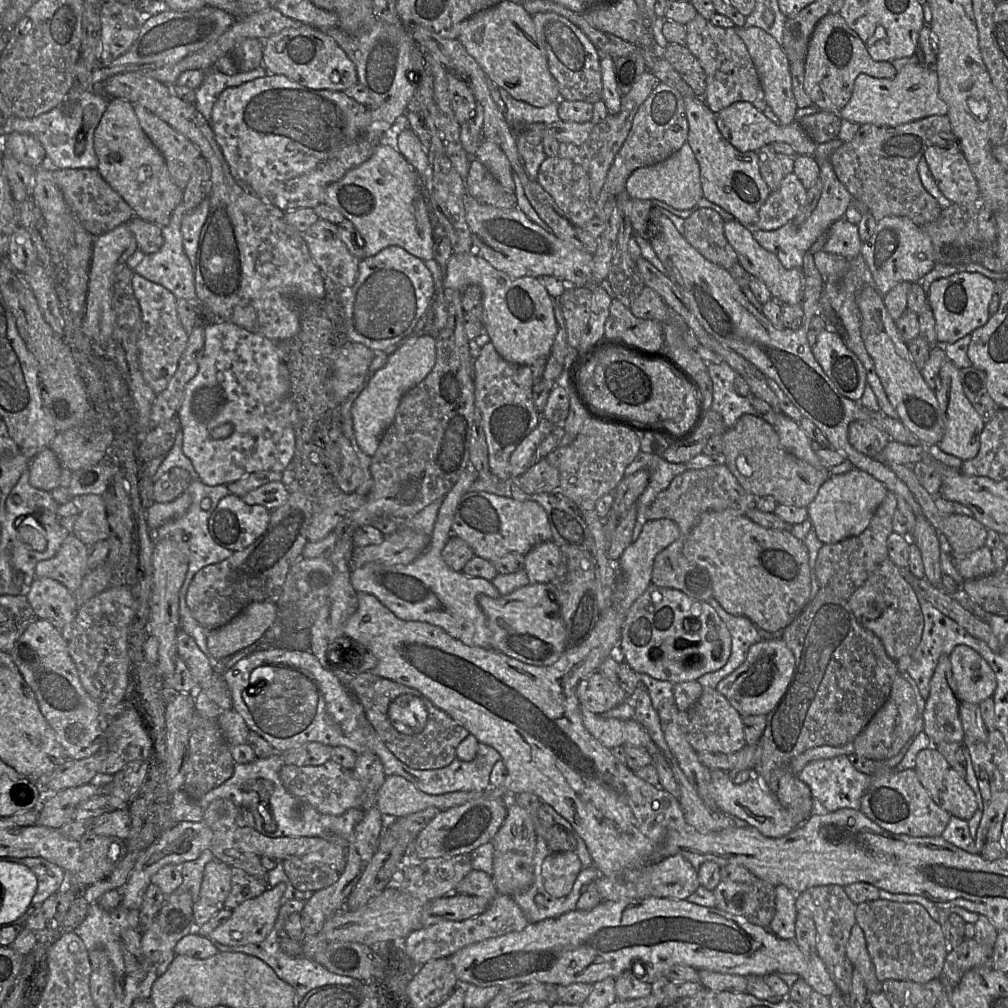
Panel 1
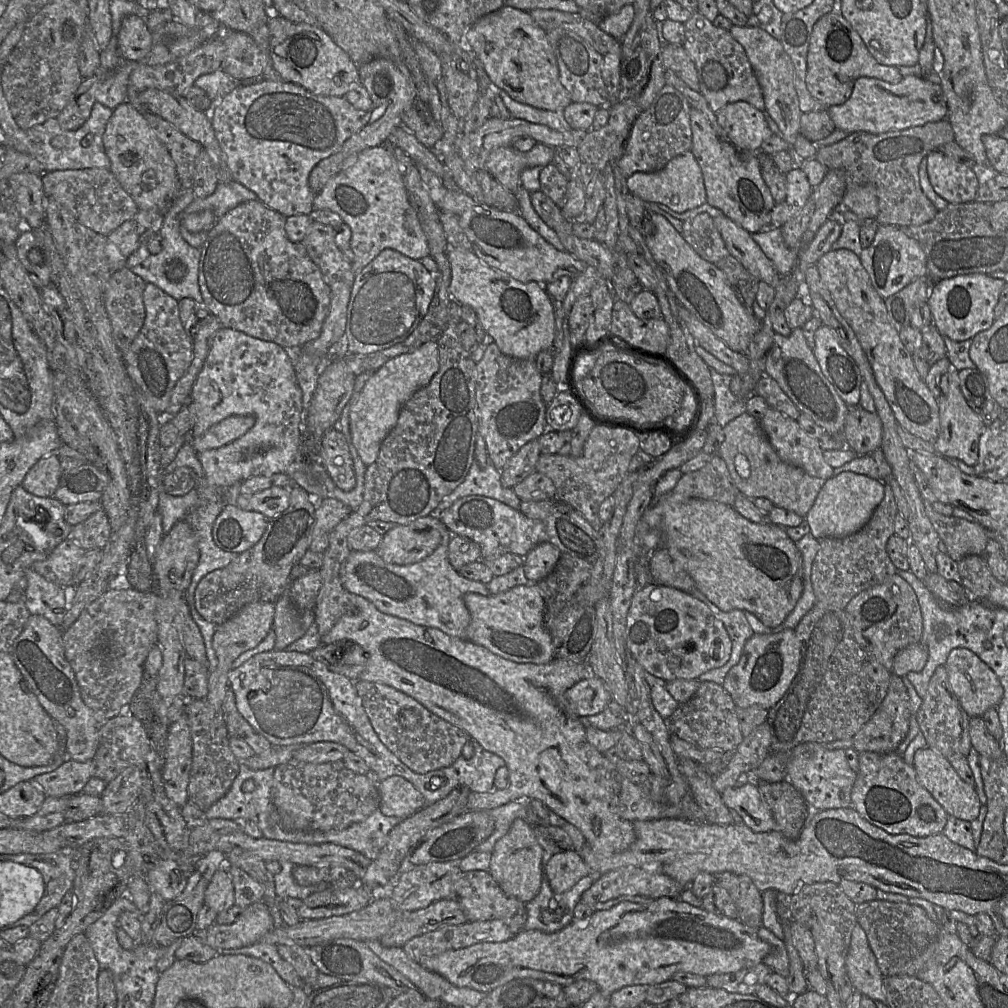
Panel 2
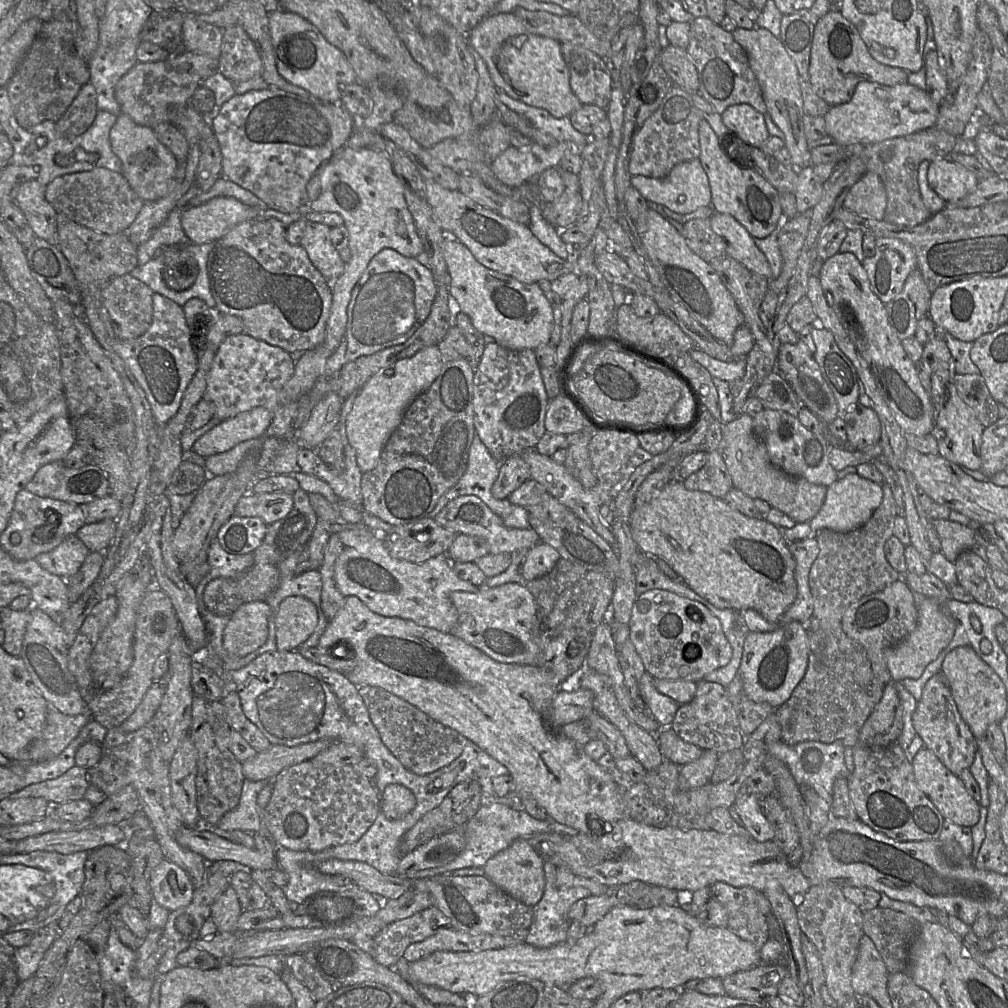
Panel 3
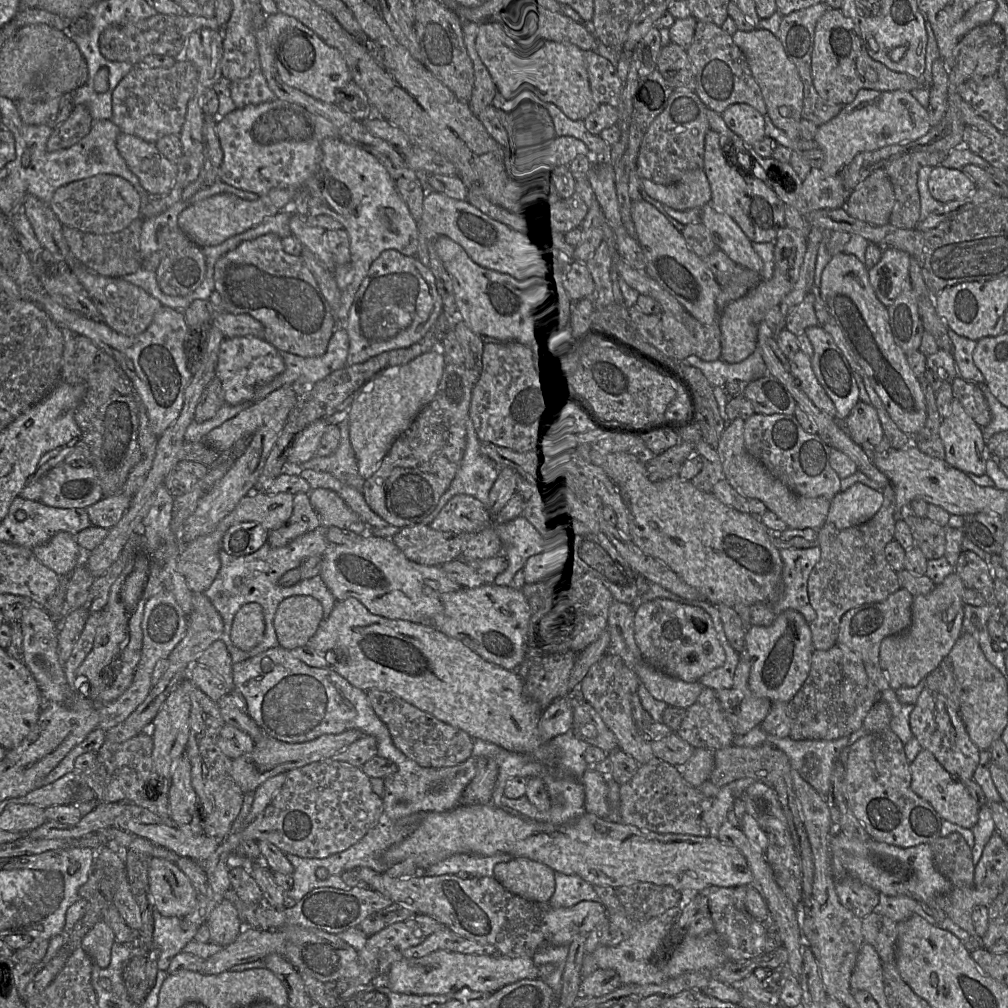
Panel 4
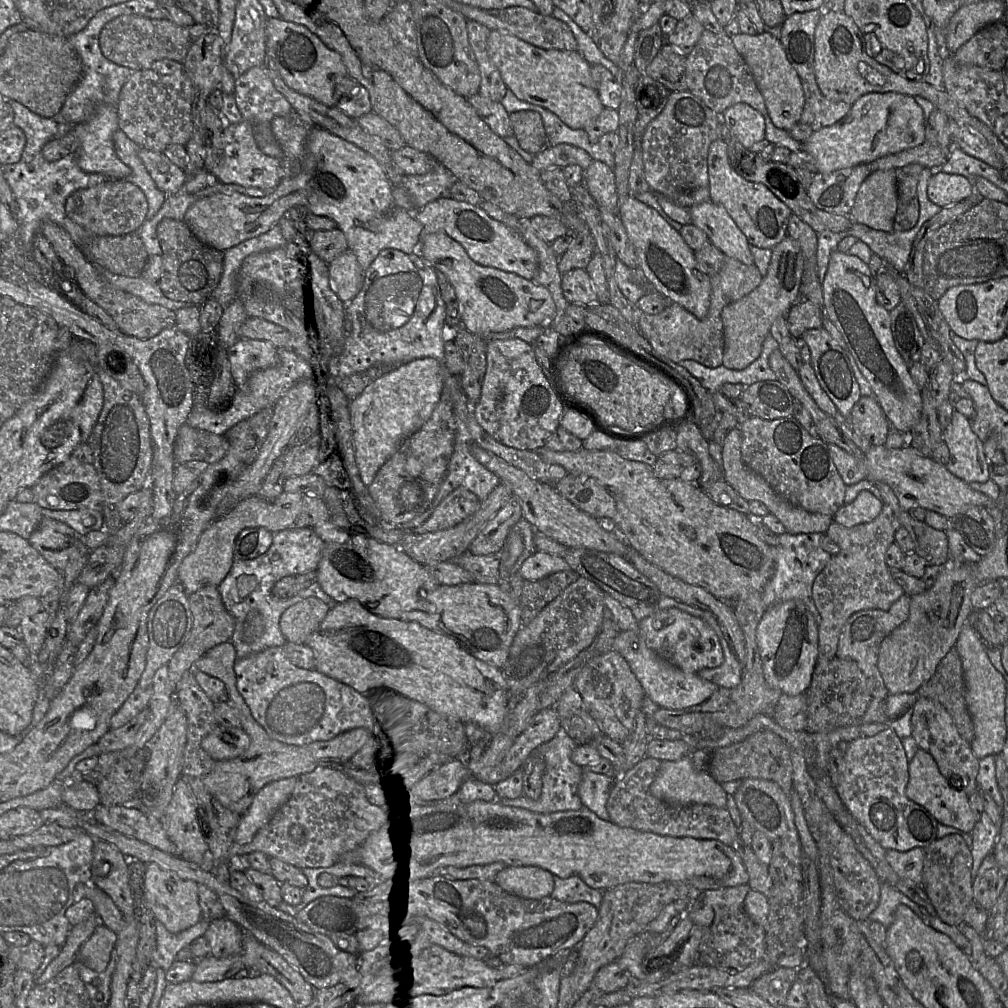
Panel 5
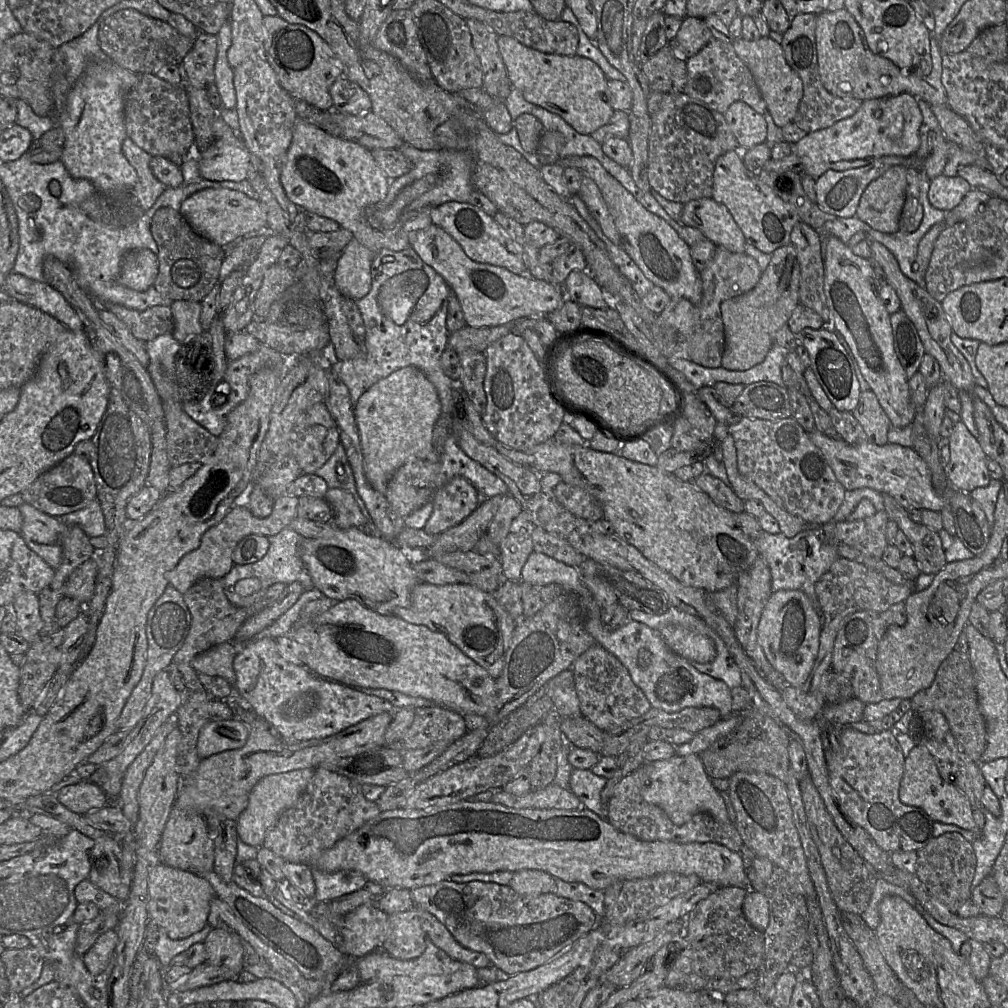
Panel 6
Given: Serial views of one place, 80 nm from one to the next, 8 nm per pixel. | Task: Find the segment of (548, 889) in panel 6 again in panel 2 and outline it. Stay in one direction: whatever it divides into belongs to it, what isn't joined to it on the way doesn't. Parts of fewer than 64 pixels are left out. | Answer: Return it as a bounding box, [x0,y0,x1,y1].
[488,819,543,903]

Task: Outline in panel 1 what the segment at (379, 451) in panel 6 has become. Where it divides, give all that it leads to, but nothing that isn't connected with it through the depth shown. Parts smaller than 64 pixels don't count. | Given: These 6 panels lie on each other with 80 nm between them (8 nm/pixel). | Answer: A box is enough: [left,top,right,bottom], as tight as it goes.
[352,335,436,456]

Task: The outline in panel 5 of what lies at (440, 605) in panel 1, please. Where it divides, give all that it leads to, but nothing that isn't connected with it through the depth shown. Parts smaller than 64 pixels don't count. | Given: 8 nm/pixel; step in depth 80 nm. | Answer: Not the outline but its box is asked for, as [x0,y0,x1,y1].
[316,533,435,619]

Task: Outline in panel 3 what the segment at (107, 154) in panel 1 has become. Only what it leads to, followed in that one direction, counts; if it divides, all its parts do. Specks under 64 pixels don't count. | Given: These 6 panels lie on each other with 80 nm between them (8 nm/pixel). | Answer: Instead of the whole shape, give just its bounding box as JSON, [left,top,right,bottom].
[109,113,179,202]

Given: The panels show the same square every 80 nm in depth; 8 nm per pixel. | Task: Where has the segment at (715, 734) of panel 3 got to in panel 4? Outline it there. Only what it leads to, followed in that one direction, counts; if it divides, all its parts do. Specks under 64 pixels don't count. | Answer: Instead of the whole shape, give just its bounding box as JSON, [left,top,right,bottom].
[675,687,734,750]

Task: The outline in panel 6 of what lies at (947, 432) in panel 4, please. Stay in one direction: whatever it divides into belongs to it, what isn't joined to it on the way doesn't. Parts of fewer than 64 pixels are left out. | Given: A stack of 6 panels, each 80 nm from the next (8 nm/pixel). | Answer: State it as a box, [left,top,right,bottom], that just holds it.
[944,421,992,493]

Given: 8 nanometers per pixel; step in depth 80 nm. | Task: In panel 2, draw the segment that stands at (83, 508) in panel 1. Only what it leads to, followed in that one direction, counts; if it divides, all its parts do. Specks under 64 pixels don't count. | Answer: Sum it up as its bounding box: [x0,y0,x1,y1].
[70,509,111,551]

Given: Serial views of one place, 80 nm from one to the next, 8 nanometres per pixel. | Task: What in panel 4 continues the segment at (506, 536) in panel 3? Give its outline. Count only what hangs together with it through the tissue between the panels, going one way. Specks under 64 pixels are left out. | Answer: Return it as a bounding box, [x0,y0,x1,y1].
[430,494,493,533]

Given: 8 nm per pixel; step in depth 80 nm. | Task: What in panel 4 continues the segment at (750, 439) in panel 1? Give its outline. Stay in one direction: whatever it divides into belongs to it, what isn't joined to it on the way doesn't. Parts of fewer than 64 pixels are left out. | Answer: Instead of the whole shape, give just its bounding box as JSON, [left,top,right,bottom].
[716,417,830,530]

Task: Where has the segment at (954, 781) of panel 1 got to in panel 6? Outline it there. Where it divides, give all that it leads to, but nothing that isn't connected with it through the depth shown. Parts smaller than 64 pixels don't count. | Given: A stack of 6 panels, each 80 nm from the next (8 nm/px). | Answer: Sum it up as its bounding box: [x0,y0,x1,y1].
[899,745,976,830]

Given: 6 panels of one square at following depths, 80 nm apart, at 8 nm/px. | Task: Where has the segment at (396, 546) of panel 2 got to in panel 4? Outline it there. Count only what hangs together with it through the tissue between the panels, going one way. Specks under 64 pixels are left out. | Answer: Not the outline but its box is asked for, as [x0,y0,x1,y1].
[391,523,472,566]

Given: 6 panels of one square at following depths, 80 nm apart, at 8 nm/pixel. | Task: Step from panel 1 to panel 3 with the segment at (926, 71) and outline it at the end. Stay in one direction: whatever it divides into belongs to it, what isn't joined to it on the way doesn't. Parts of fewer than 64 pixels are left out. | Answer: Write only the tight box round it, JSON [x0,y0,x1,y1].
[824,81,939,145]

